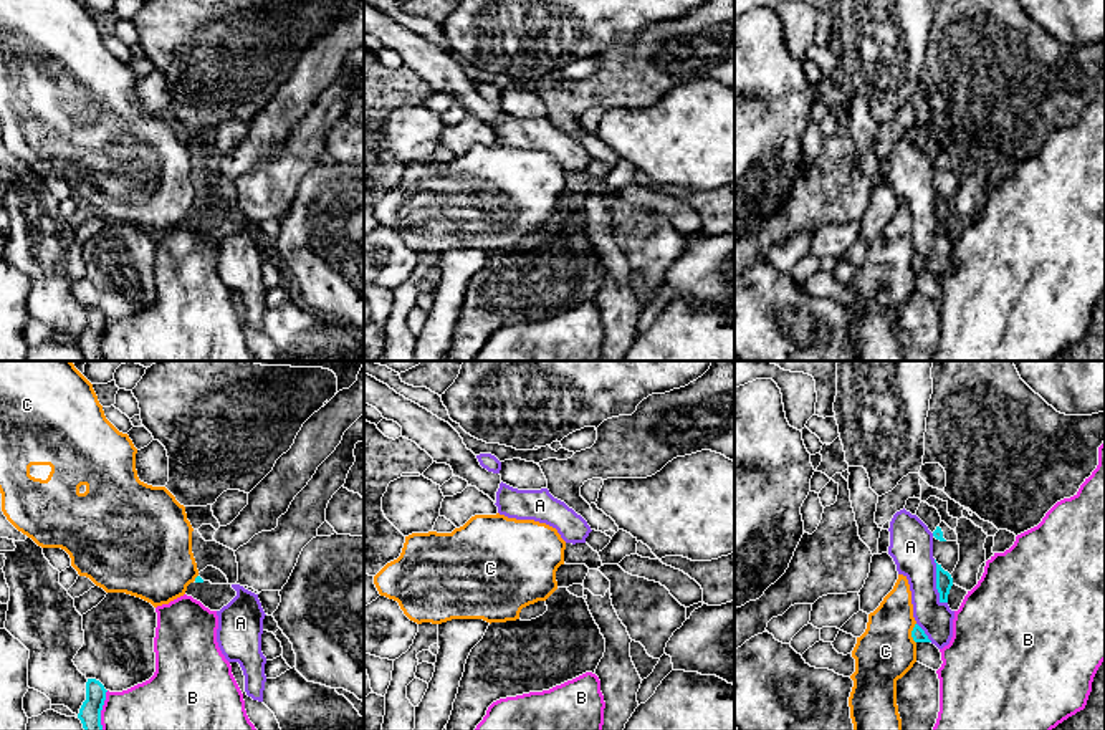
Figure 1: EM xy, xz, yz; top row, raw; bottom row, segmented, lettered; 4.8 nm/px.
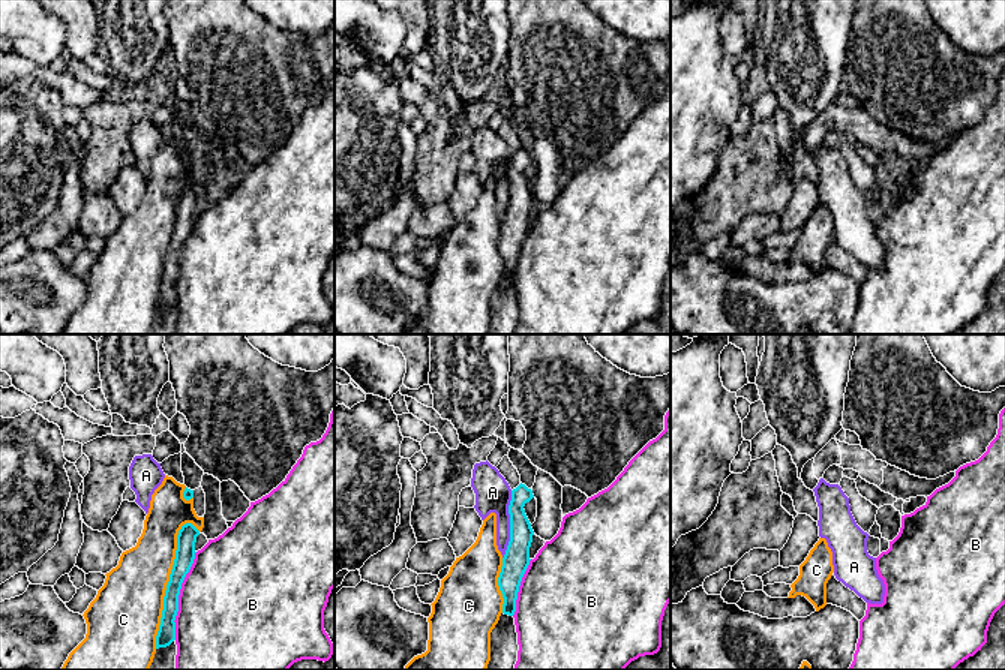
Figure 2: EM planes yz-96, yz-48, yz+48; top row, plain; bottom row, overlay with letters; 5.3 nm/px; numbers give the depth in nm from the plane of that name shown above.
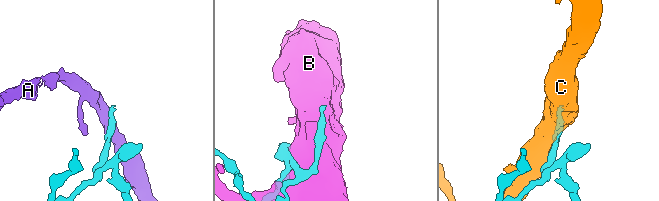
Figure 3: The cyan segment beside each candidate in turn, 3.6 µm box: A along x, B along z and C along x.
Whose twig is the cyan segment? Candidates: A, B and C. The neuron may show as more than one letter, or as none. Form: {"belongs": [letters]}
{"belongs": []}

